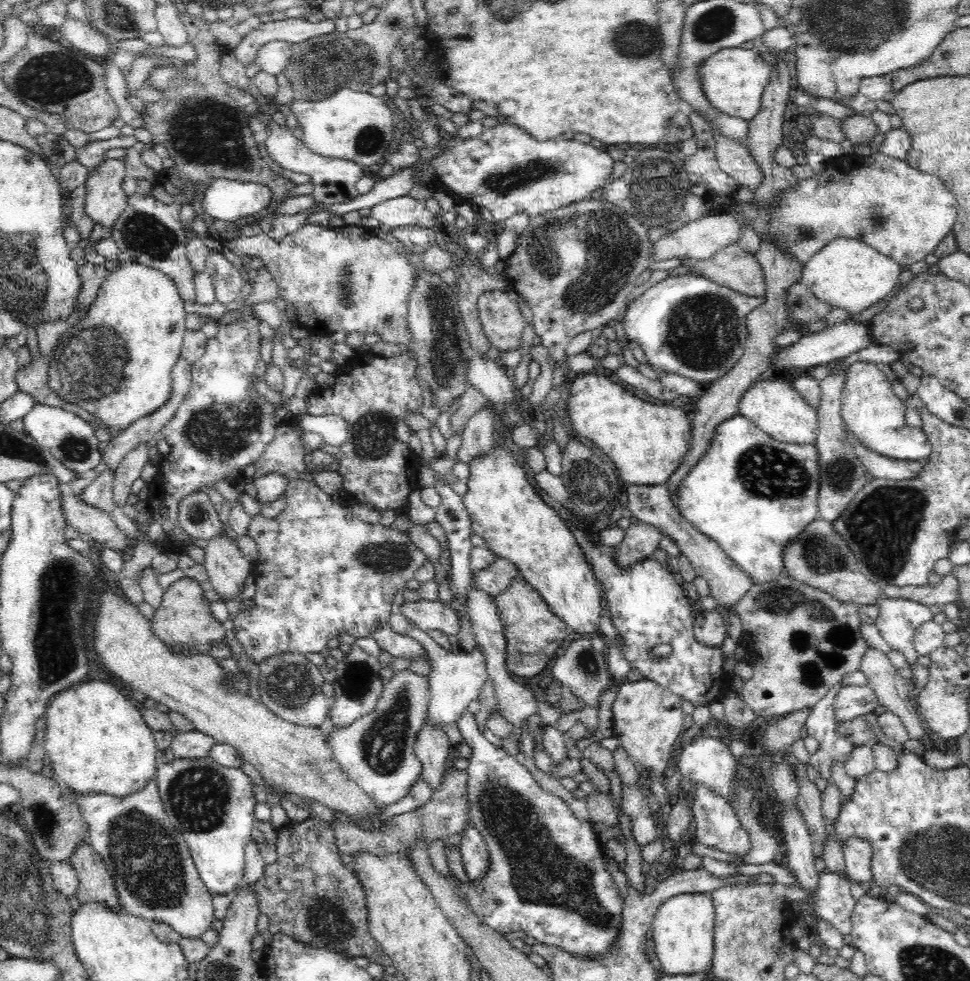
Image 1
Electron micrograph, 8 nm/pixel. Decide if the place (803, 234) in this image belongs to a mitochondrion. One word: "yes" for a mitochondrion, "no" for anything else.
yes

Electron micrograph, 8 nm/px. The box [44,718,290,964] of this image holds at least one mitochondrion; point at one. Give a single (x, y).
(146, 855)

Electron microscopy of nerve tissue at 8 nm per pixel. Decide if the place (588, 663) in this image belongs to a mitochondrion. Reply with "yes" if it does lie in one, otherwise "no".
yes

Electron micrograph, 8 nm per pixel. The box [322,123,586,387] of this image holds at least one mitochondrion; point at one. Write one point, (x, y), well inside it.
(504, 182)

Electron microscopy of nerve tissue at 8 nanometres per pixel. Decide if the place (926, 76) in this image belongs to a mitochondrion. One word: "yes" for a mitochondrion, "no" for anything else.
no

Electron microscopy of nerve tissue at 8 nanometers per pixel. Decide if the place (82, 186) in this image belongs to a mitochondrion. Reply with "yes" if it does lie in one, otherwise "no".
no

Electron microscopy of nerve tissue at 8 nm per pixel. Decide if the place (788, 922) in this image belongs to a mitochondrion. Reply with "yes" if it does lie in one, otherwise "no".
no

